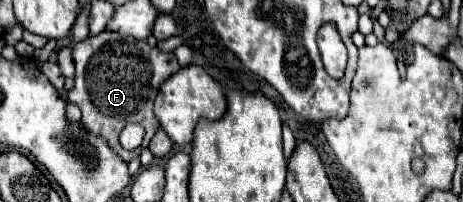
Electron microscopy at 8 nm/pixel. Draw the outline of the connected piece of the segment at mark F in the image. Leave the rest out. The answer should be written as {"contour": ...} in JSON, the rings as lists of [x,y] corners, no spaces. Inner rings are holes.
{"contour":[[[100,32],[98,36],[88,36],[84,42],[74,46],[74,62],[76,80],[72,92],[68,92],[68,100],[82,110],[80,124],[84,124],[86,132],[92,132],[92,136],[100,134],[100,138],[104,138],[124,162],[138,158],[140,152],[148,148],[154,132],[160,128],[154,118],[152,104],[158,86],[180,70],[176,56],[150,48],[146,40],[124,38],[116,32]],[[130,122],[144,126],[144,140],[136,150],[124,150],[118,140],[122,128]]]}

